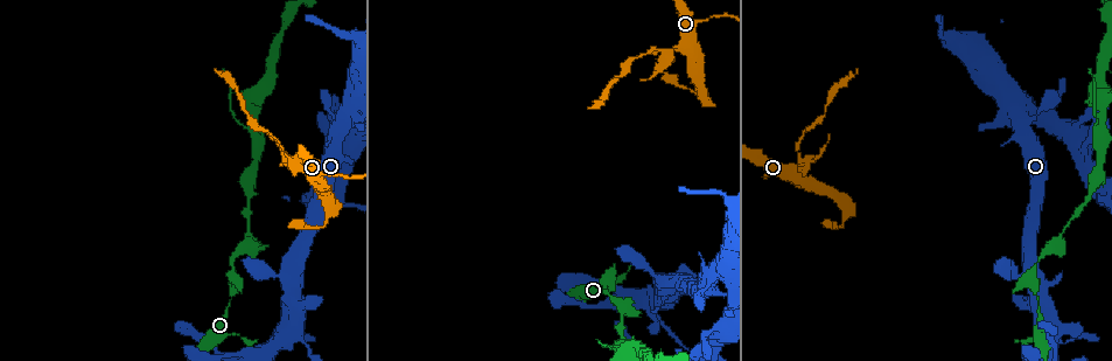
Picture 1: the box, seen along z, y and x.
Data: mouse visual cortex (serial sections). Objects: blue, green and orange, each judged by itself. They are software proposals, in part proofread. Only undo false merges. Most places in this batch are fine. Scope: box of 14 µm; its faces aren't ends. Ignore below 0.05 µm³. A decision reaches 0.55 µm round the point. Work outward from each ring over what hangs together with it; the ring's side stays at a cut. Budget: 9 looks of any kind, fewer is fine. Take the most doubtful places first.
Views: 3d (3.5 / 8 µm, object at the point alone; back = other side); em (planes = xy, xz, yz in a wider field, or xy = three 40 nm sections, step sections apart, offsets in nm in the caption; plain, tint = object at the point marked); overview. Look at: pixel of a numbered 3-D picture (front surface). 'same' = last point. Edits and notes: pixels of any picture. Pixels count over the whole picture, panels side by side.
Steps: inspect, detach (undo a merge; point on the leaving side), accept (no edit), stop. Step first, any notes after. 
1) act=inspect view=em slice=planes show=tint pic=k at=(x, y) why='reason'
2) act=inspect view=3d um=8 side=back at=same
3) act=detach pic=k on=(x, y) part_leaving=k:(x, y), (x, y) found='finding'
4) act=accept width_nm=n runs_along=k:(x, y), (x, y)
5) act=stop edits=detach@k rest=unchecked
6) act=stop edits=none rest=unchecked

act=inspect view=3d um=3.5 pic=1 at=(623, 303) why='branch point'

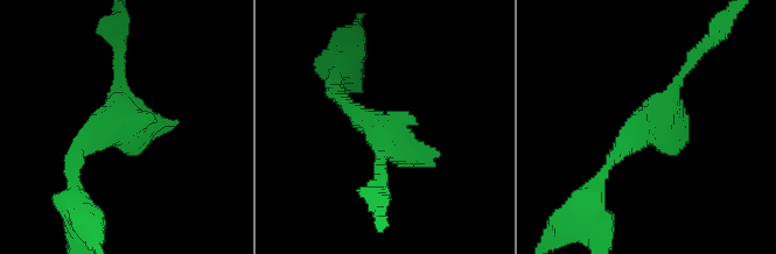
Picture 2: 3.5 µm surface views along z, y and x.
act=inspect view=em slice=xy step=3 show=tint pic=2 at=(377, 132) why='shape alone is not enough'

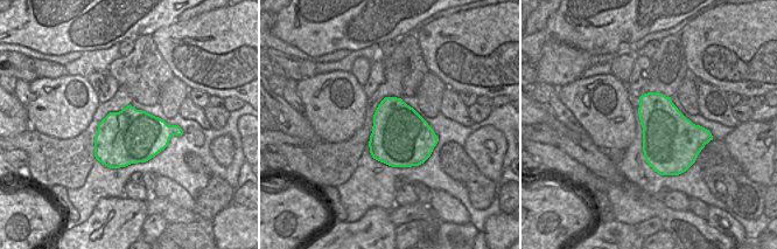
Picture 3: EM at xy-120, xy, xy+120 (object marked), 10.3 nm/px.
act=inspect view=em slice=xy step=1 show=tint at=same

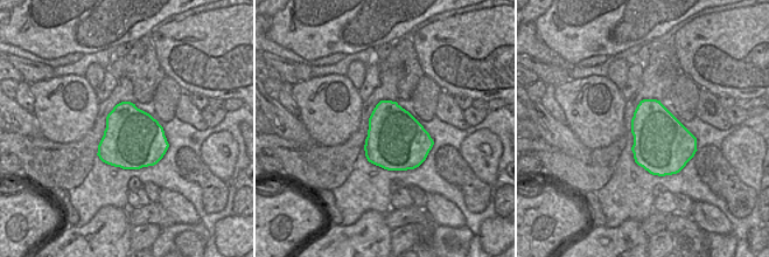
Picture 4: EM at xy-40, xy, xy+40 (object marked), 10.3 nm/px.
act=accept width_nm=600 runs_along=2:(607, 166), (664, 105), (697, 55) found='all the same cell'

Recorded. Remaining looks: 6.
act=inspect view=3d um=8 pic=1 at=(666, 50) why='thin arm on a thick one'

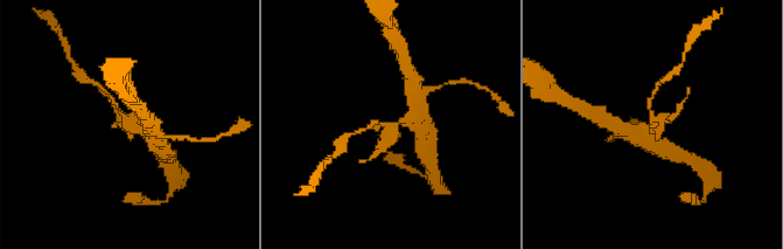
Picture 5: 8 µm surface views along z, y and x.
act=inspect view=3d um=3.5 pic=5 at=(650, 123) why='closer look'

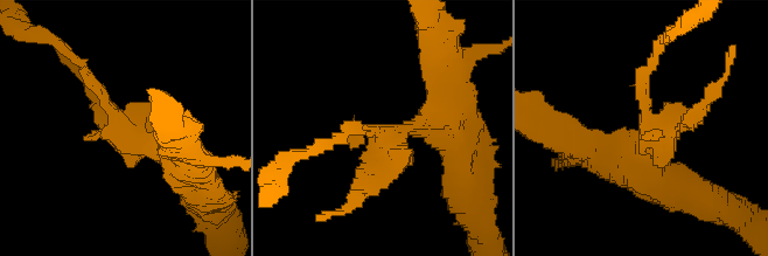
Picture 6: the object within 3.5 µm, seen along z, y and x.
act=accept found='all the same cell'

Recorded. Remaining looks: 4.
act=inspect view=3d um=3.5 pic=1 at=(842, 225) why='sharp bend'

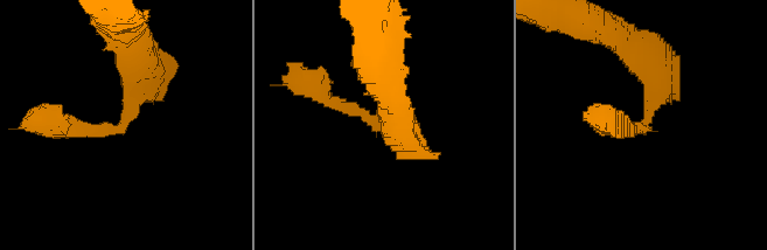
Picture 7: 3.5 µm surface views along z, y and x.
act=inspect view=em slice=xy step=2 show=tint pic=7 at=(123, 127) arm_widths_nm=200,400

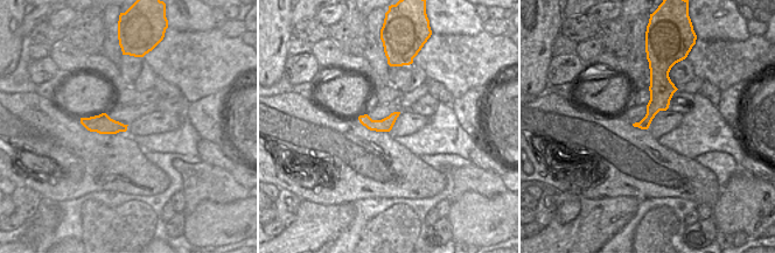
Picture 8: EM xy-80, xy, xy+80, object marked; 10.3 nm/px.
act=accept runs_along=7:(136, 58), (121, 127), (54, 124) found='one cell here'

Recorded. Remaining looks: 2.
act=stop edits=none rest=unchecked

